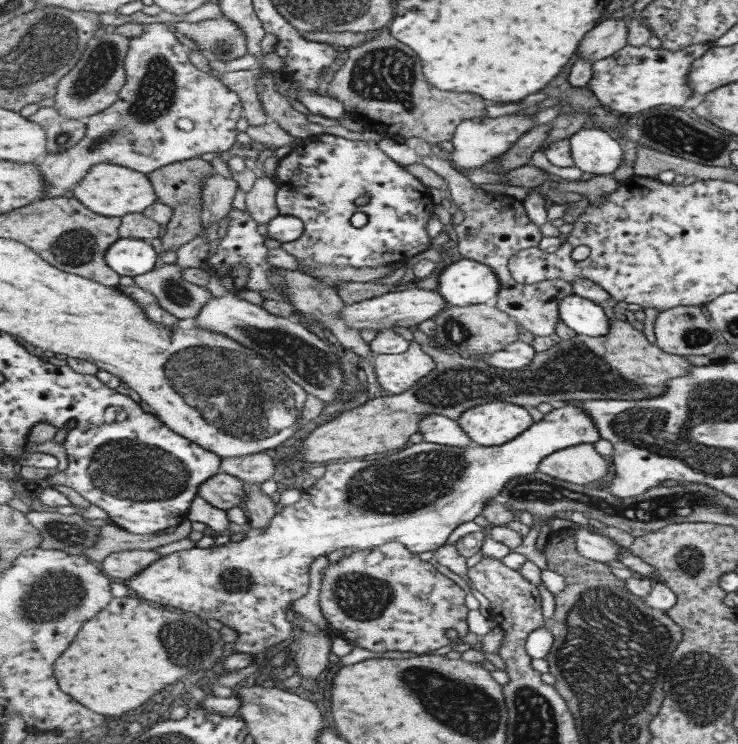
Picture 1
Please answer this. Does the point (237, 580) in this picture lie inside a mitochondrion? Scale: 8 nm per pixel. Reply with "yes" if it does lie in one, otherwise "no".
yes

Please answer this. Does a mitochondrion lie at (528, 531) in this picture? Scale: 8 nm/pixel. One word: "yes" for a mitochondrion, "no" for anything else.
no

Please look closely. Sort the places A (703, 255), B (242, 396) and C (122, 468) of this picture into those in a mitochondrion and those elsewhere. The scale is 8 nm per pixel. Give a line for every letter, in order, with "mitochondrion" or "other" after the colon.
A: other
B: mitochondrion
C: mitochondrion

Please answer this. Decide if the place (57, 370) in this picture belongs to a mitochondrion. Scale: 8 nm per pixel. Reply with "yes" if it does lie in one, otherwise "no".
no

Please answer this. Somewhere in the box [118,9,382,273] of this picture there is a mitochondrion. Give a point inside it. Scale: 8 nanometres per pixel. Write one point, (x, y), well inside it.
(223, 46)

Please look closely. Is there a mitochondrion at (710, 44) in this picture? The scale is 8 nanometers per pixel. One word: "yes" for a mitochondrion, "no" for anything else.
no

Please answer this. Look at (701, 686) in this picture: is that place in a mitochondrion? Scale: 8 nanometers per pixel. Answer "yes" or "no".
yes

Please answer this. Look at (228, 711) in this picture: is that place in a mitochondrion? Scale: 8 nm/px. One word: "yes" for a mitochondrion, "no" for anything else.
no

